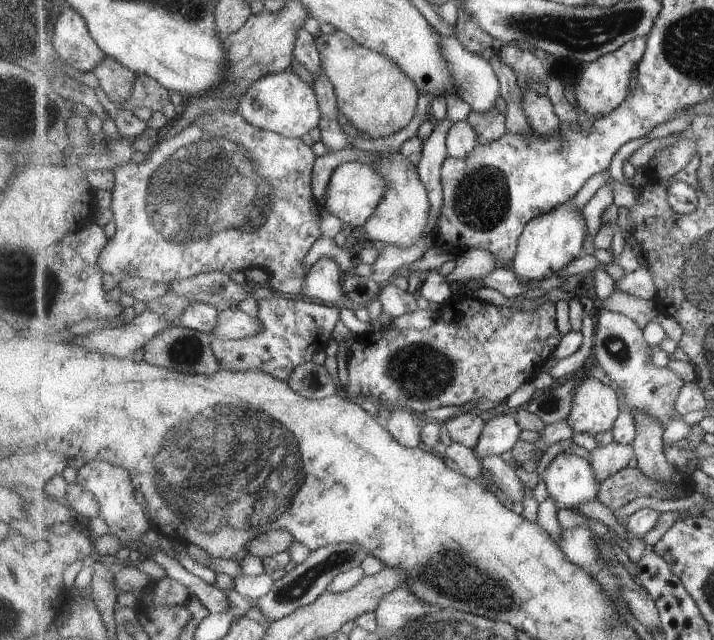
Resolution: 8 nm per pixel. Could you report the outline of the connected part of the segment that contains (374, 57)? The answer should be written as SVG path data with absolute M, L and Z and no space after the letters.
M342 31L321 34L315 38L321 66L328 75L337 94L338 110L355 126L363 137L387 138L415 118L419 90L414 81L387 56L364 48L359 41Z

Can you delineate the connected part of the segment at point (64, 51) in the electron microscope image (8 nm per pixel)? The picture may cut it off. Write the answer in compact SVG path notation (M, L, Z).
M68 4L55 24L52 44L63 63L83 72L95 71L107 57L90 34L85 18Z

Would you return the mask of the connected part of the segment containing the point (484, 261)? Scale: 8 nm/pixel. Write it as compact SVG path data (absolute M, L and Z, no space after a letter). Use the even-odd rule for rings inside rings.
M467 249L455 261L455 268L445 276L447 284L462 279L485 279L498 269L512 269L512 266L501 265L495 256L482 249Z

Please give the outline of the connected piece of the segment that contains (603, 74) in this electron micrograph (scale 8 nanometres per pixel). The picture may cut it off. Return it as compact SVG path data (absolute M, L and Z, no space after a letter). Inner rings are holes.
M640 37L630 41L616 52L601 56L599 60L595 60L587 68L584 68L580 78L580 86L576 92L579 112L587 113L587 116L593 120L610 114L613 109L617 109L623 102L626 102L625 98L629 94L633 72L638 71L648 48L646 38Z

